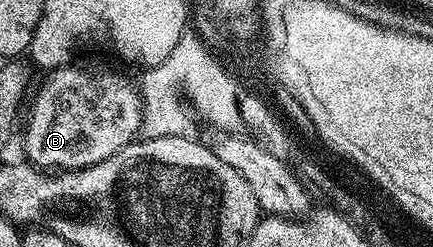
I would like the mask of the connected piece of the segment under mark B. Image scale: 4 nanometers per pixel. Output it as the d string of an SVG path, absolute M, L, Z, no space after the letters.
M75 65L54 67L31 102L23 150L26 161L44 172L101 164L101 160L136 141L143 129L143 99L136 83L134 86L115 70L86 70Z

